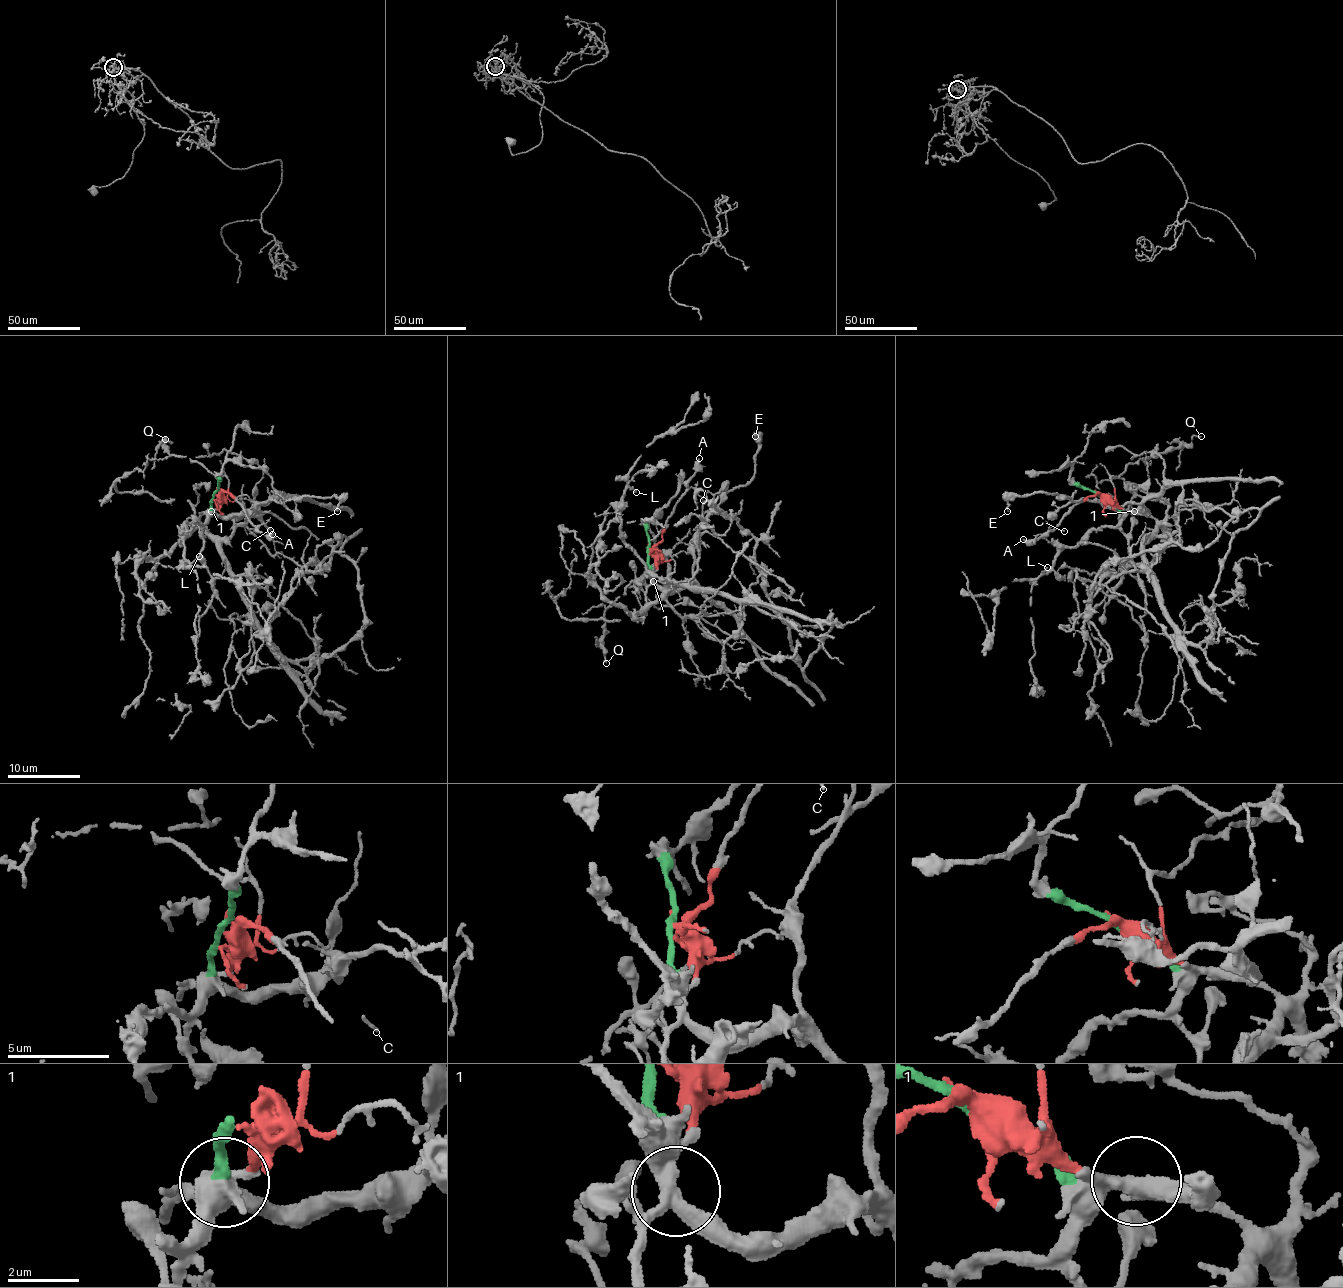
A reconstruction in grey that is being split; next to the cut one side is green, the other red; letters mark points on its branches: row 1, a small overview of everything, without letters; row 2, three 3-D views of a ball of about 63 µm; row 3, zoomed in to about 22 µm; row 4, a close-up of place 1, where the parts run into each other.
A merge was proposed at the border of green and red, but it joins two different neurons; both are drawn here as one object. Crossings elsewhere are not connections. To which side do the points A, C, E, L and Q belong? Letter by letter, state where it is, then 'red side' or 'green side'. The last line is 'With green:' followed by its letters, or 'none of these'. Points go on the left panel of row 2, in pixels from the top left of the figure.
A: (272, 534) | red side
C: (270, 530) | red side
E: (337, 511) | green side
L: (199, 556) | green side
Q: (165, 439) | red side
With green: E, L

